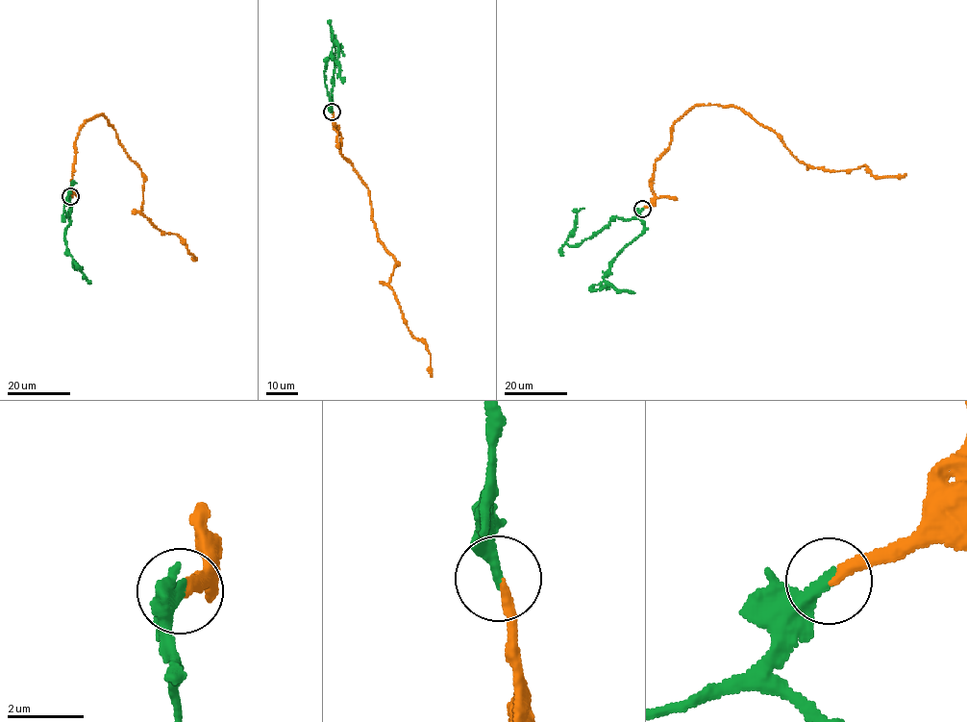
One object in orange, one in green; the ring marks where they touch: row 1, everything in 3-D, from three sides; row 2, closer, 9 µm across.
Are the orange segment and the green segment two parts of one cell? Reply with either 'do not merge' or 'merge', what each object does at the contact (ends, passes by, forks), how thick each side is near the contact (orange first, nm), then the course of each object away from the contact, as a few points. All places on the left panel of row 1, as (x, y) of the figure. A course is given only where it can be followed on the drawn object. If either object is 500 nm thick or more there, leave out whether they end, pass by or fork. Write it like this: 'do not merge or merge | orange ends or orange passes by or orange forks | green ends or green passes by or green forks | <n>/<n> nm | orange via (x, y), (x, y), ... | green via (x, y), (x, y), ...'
merge | orange ends | green ends | 260/340 nm | orange via (70, 197), (80, 126), (101, 114), (142, 172), (142, 213), (161, 233), (182, 239), (196, 258) | green via (70, 197), (70, 220), (64, 236), (66, 253), (89, 284)

